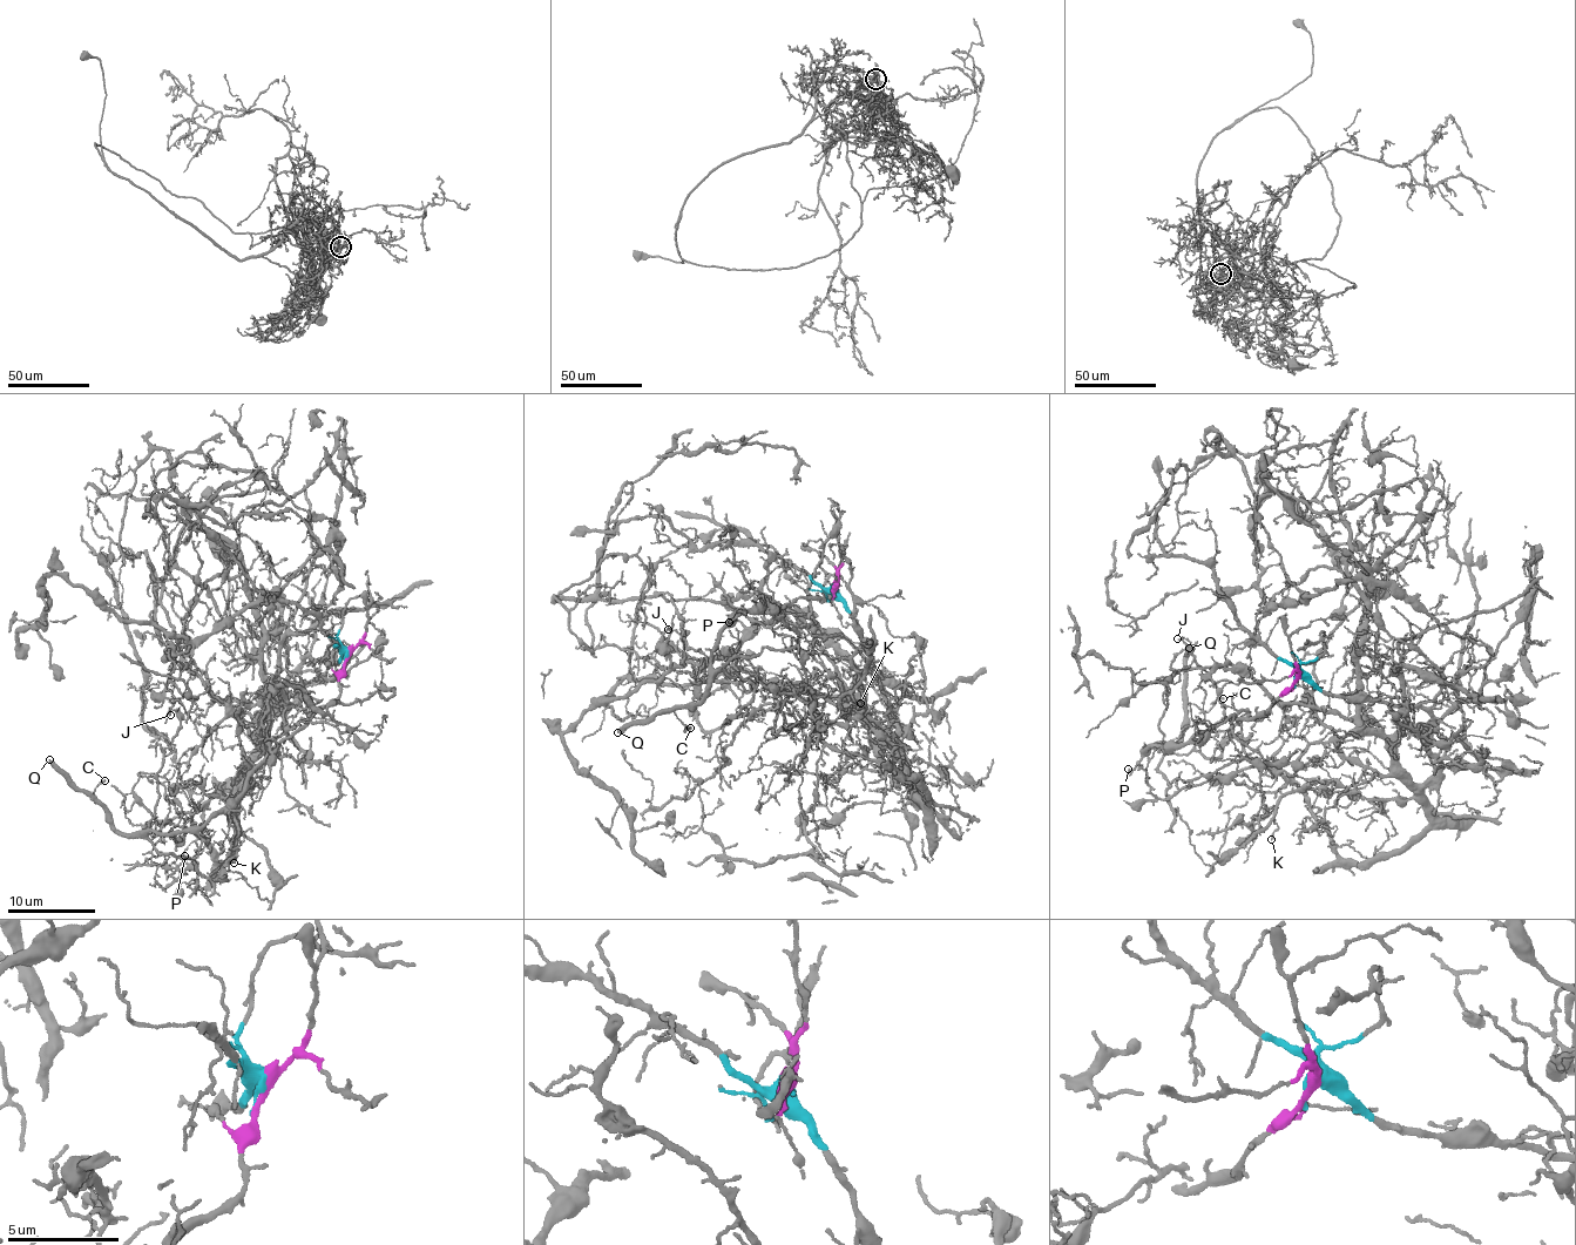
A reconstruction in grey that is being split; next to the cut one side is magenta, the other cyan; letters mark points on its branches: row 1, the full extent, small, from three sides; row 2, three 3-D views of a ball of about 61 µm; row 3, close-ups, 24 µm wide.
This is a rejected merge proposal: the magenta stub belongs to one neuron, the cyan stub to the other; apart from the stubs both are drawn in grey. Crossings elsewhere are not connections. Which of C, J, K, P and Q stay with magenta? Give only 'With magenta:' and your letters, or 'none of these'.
With magenta: C, J, P, Q

